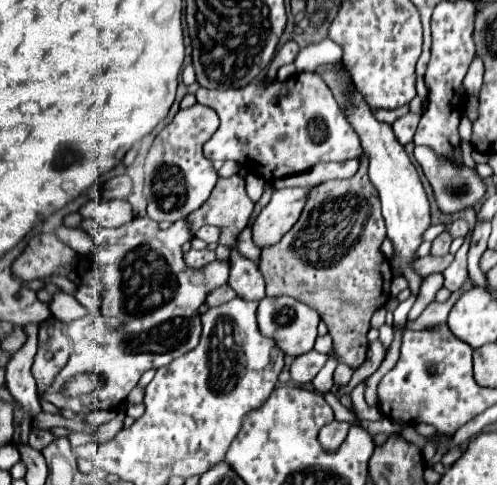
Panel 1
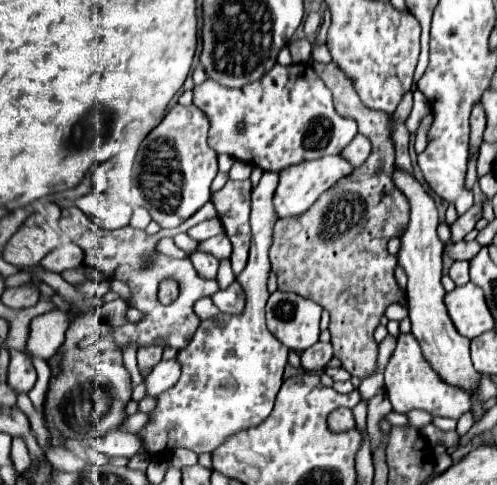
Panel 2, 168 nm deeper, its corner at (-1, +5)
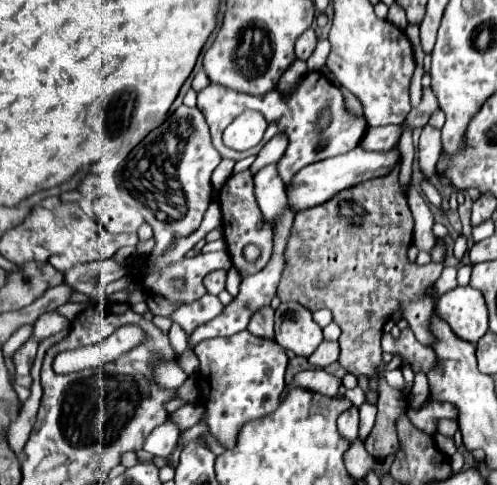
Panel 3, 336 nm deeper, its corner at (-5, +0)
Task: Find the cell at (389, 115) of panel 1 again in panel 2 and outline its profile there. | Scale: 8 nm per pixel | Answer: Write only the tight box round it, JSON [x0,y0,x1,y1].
[391,92,413,172]

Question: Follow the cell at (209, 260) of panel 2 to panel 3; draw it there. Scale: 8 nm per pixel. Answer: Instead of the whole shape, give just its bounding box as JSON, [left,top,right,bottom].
[203,271,227,295]

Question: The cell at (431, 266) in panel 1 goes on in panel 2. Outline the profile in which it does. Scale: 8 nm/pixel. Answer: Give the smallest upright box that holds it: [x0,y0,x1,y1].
[445,242,479,260]

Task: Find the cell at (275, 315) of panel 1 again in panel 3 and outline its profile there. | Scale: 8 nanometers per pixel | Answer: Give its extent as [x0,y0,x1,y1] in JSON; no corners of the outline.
[275,303,323,357]

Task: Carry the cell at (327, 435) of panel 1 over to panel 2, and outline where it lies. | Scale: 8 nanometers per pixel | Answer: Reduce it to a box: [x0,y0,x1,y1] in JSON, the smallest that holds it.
[327,408,355,432]

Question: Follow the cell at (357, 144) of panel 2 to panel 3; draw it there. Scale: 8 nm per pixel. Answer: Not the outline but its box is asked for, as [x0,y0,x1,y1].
[361,125,403,151]

